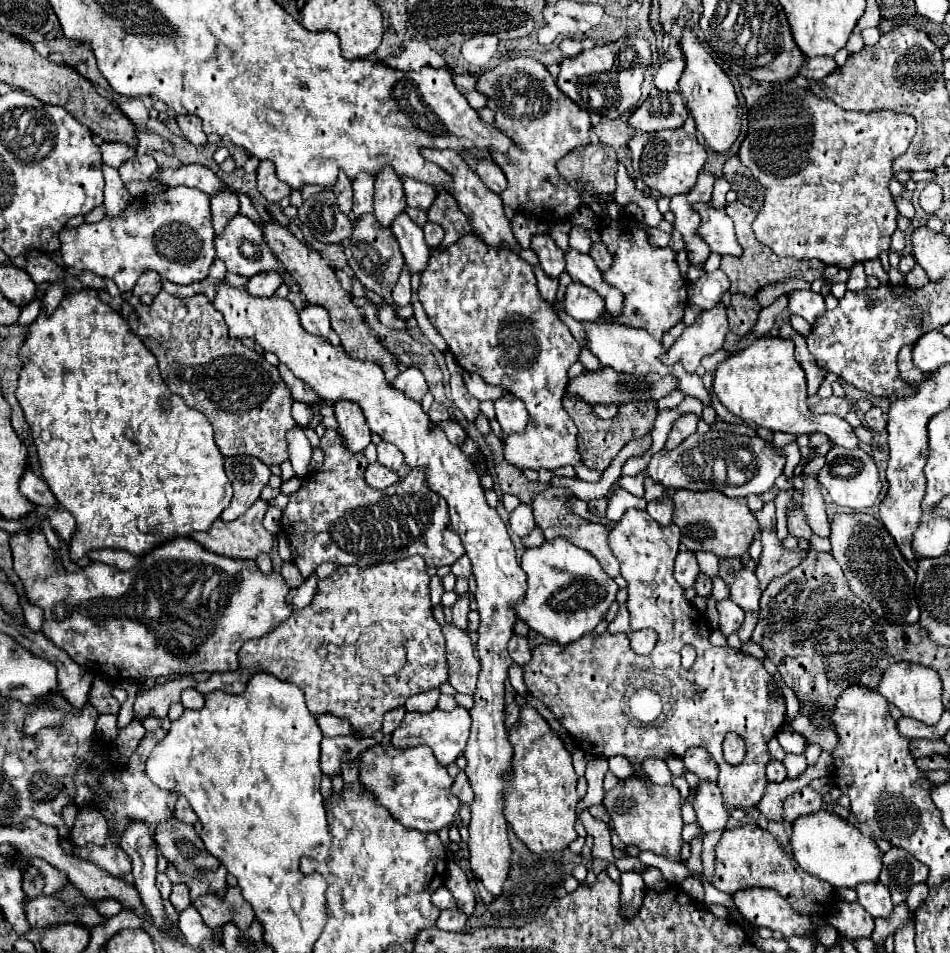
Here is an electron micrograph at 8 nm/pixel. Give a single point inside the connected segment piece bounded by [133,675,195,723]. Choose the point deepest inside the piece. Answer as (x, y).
(155, 703)

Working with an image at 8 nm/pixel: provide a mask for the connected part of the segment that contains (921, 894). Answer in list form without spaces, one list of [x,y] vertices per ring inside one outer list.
[[[919,883],[919,885],[915,885],[915,887],[911,887],[911,891],[909,891],[909,897],[907,897],[907,905],[909,905],[909,911],[911,911],[911,915],[915,913],[915,909],[923,903],[923,899],[927,897],[927,893],[929,893],[929,887],[927,887],[927,883]]]

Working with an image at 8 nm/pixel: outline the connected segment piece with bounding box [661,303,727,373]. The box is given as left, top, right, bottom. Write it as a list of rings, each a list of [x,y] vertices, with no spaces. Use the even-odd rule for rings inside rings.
[[[719,303],[713,309],[703,311],[691,327],[685,327],[683,335],[661,355],[661,361],[665,365],[683,363],[687,373],[695,373],[703,357],[713,355],[723,347],[725,333],[727,317],[725,307]]]

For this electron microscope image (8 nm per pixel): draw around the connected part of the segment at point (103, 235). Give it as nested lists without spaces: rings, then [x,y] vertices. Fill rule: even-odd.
[[[173,187],[157,197],[135,197],[119,219],[105,217],[99,223],[63,229],[59,239],[61,257],[69,275],[79,275],[89,269],[113,279],[121,293],[131,291],[139,275],[149,269],[177,285],[203,281],[215,259],[209,195],[189,187]]]

